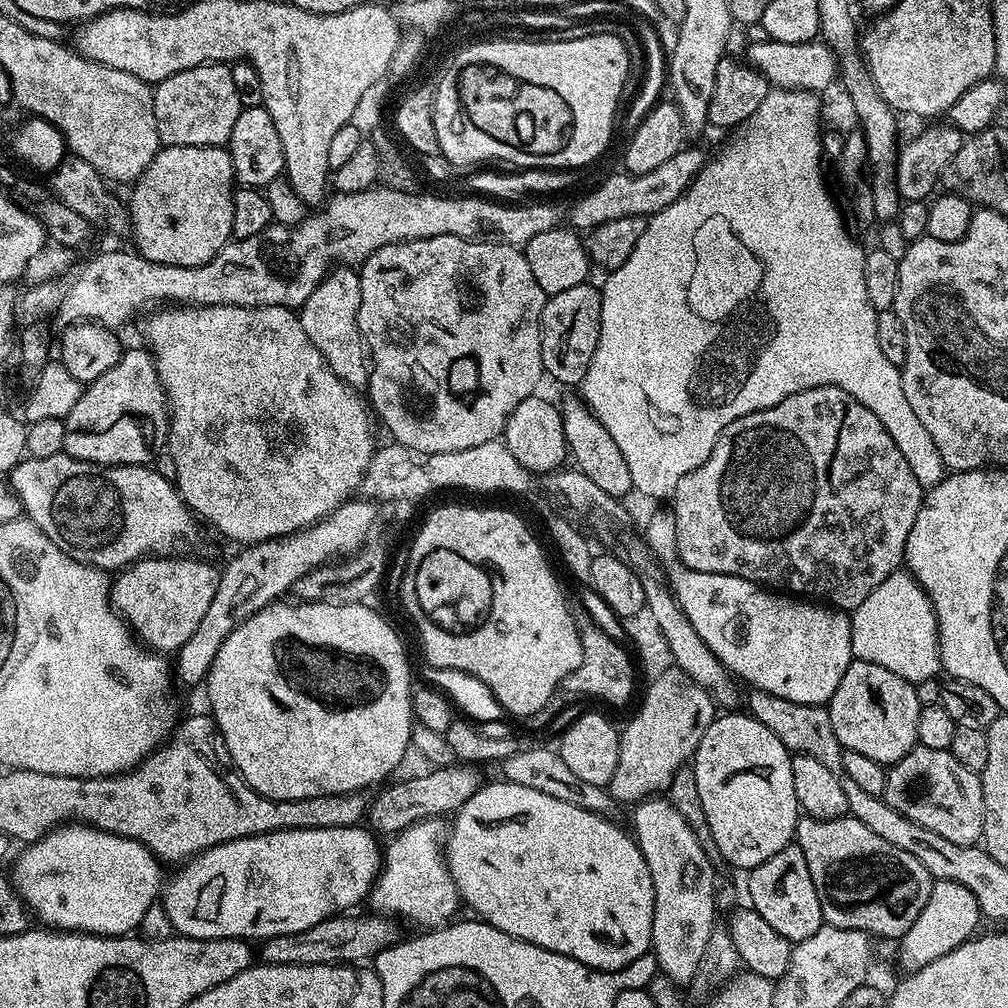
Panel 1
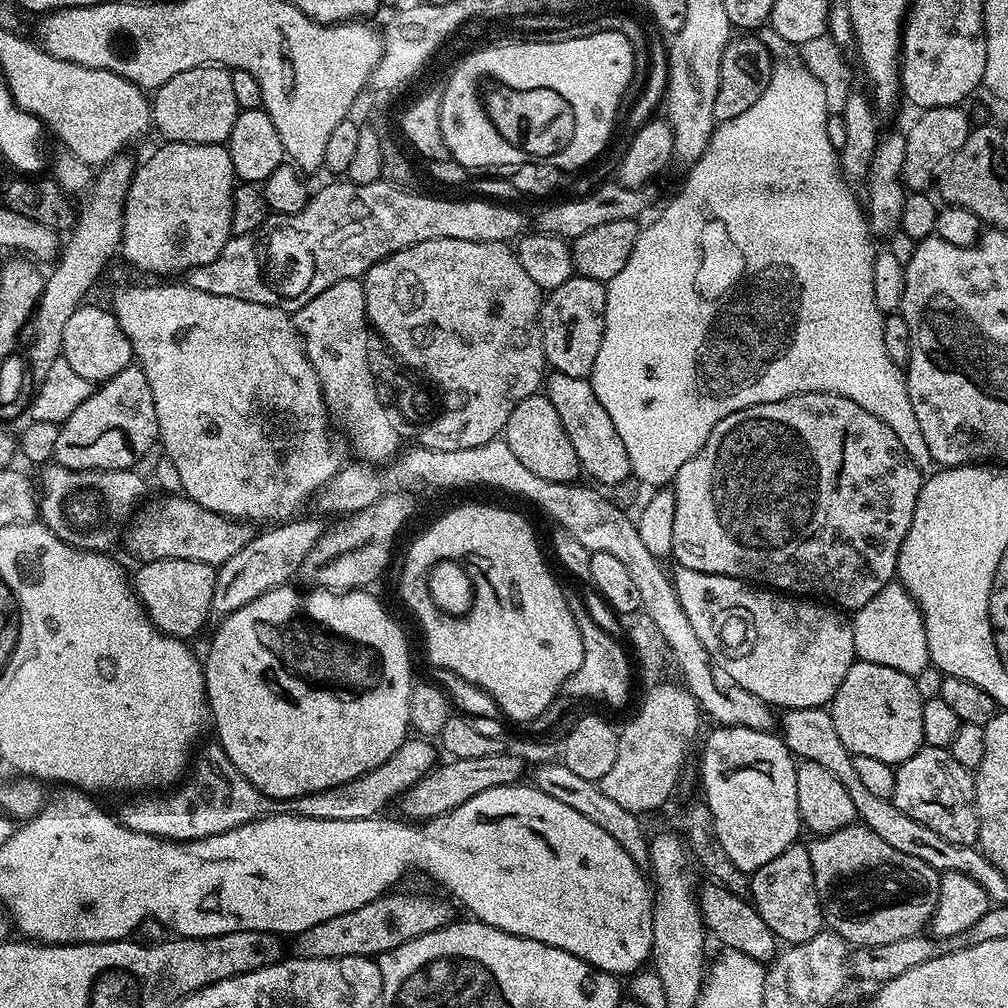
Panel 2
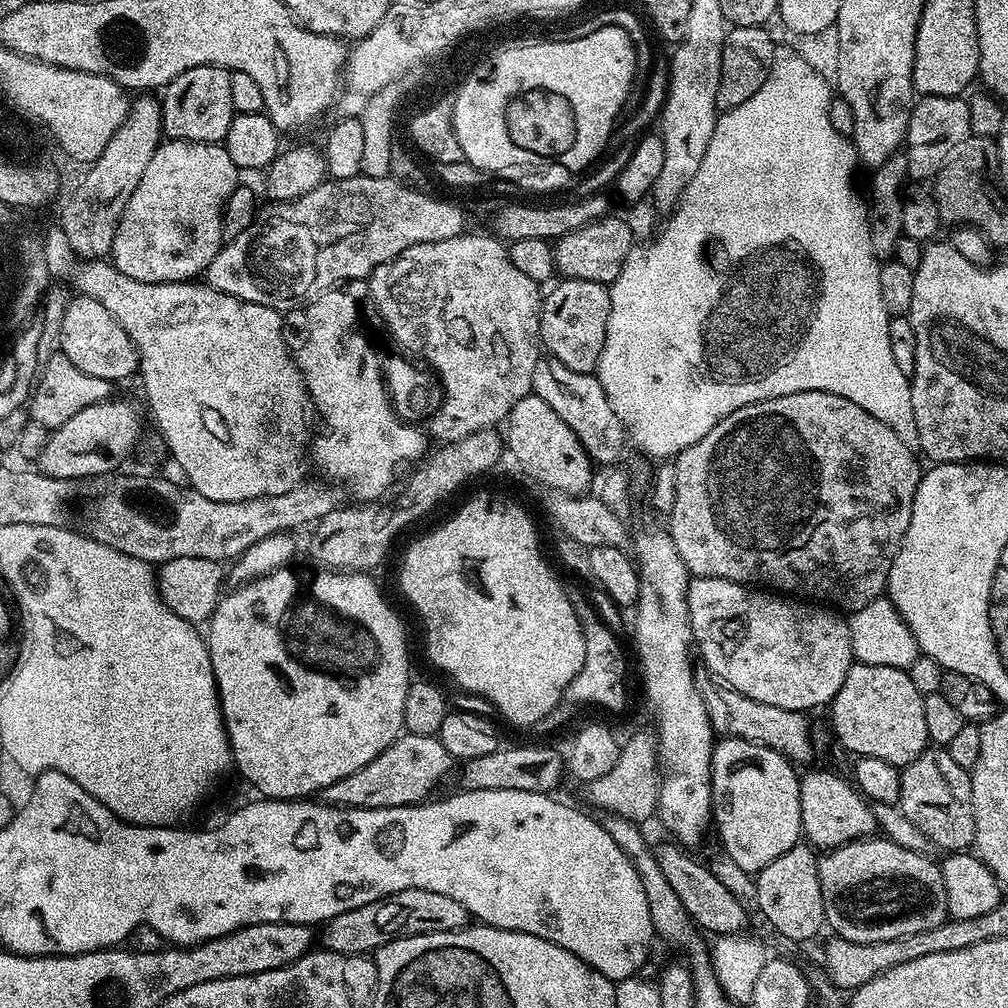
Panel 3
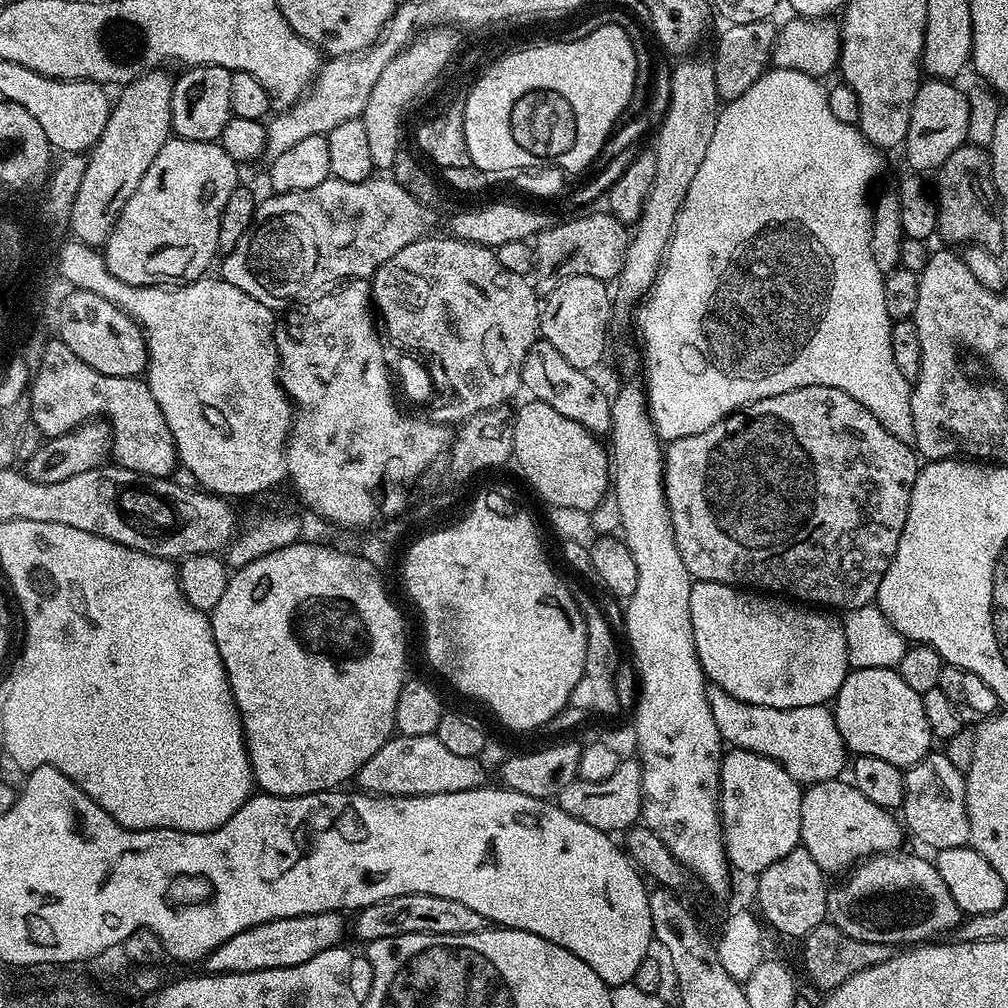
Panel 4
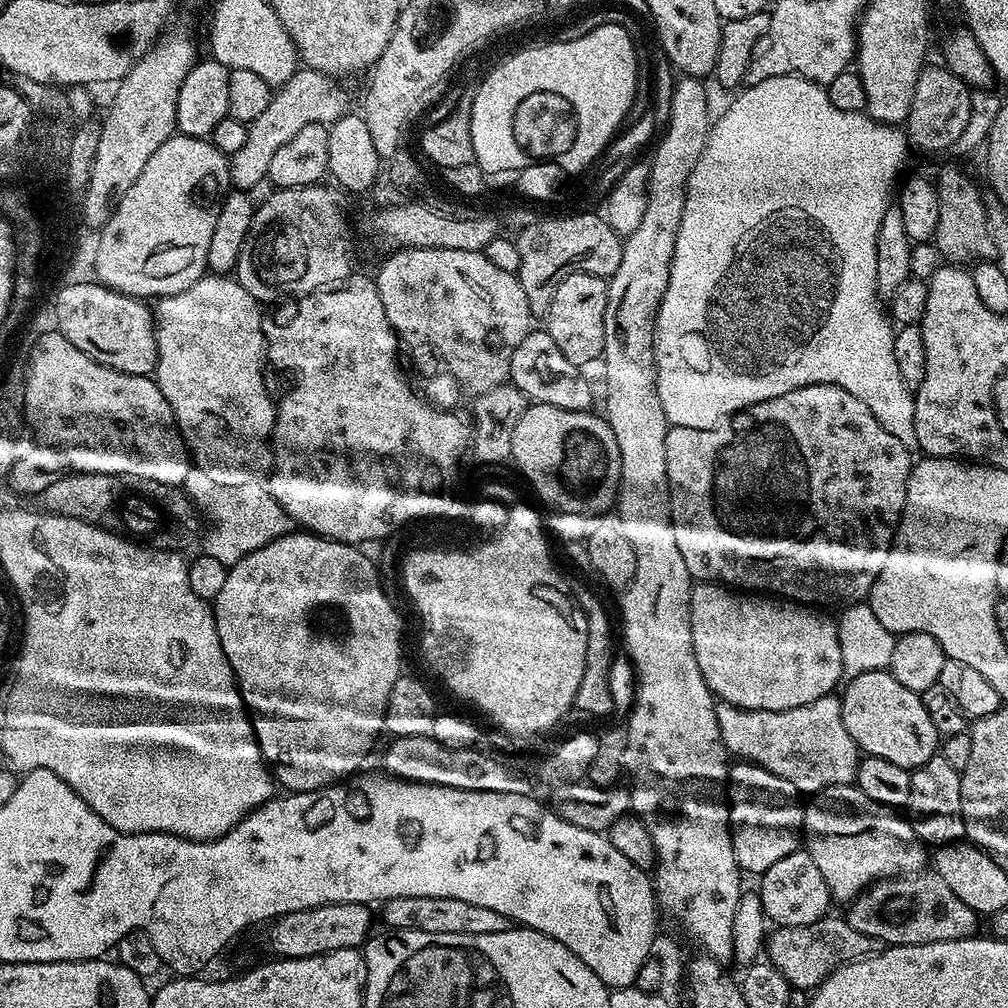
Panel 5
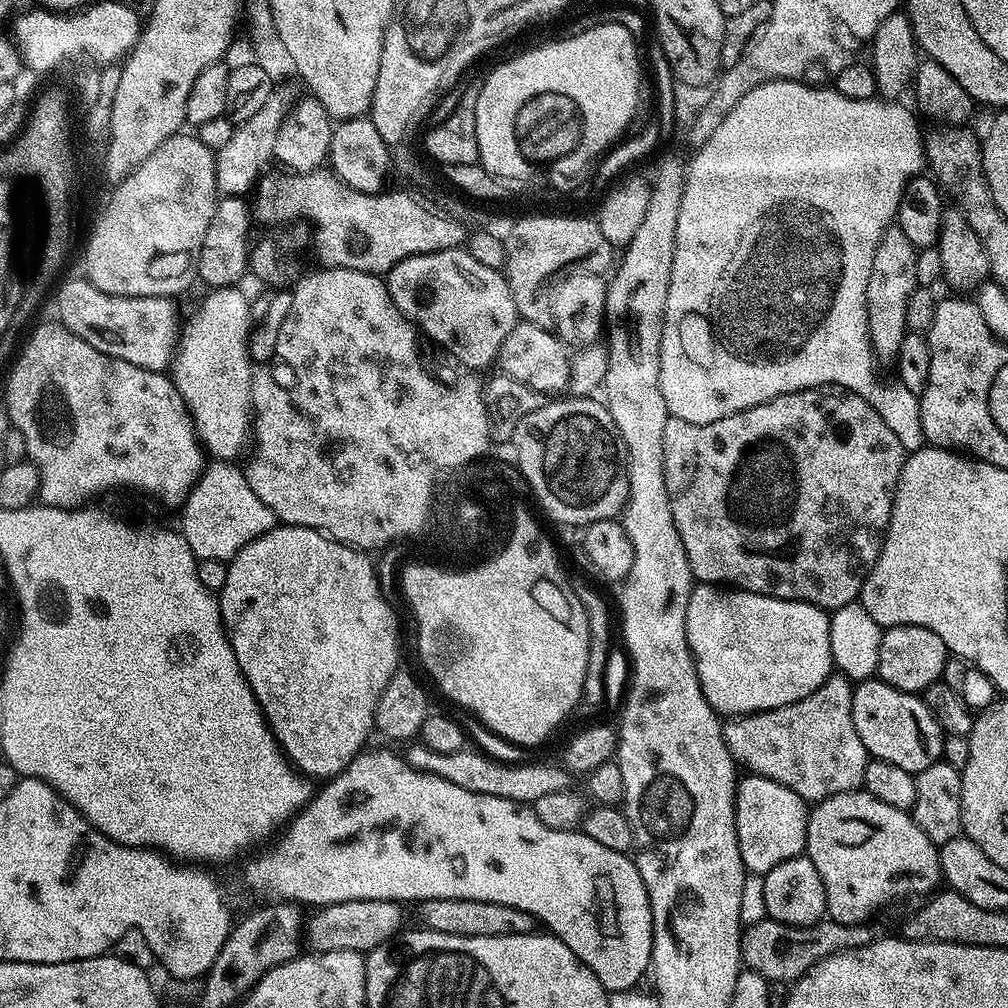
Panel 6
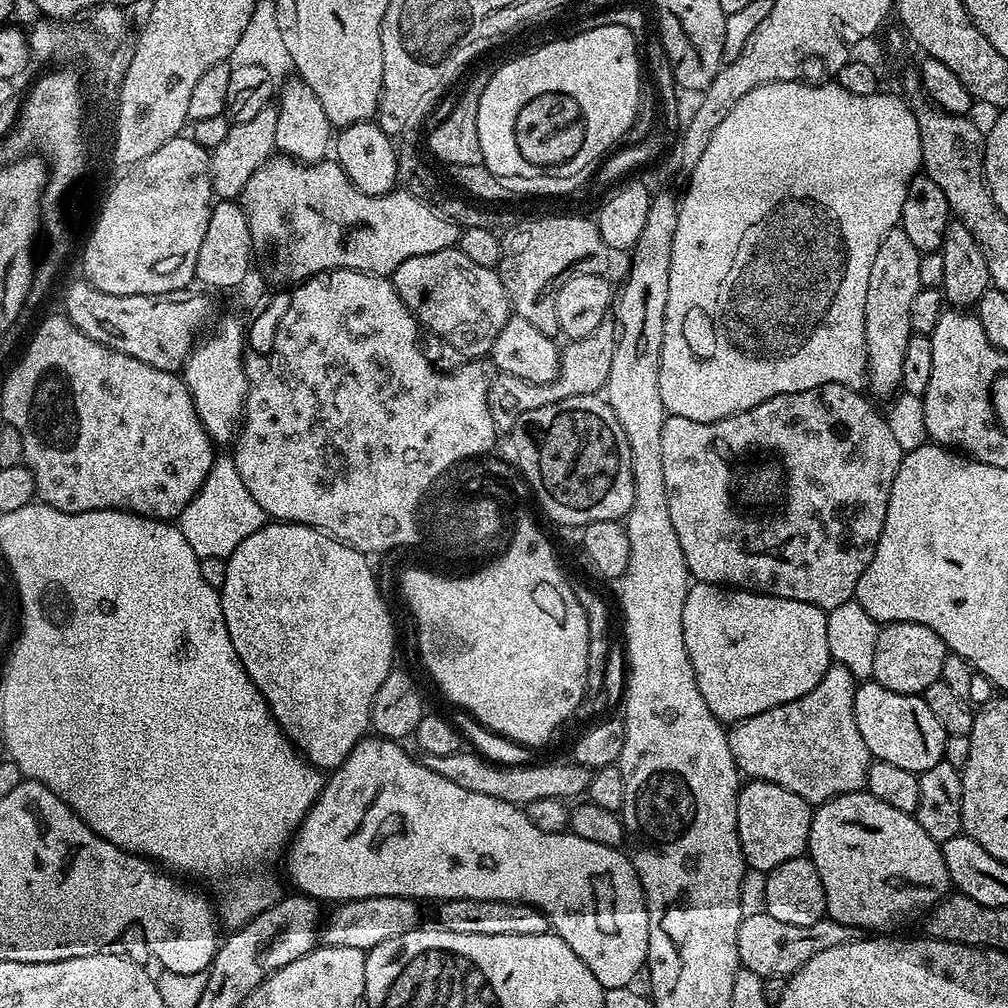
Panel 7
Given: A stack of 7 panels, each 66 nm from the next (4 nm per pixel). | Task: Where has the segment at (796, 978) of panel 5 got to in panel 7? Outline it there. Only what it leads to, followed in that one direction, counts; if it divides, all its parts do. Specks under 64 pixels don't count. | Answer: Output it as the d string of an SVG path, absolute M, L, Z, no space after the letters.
M768 912L750 914L743 917L738 926L738 958L740 967L754 970L754 974L765 978L787 978L806 966L814 954L822 954L822 950L830 950L830 946L849 944L852 940L861 939L861 936L861 929L848 928L827 918L814 922L814 926L790 926L786 922L778 922L778 918L770 918Z

